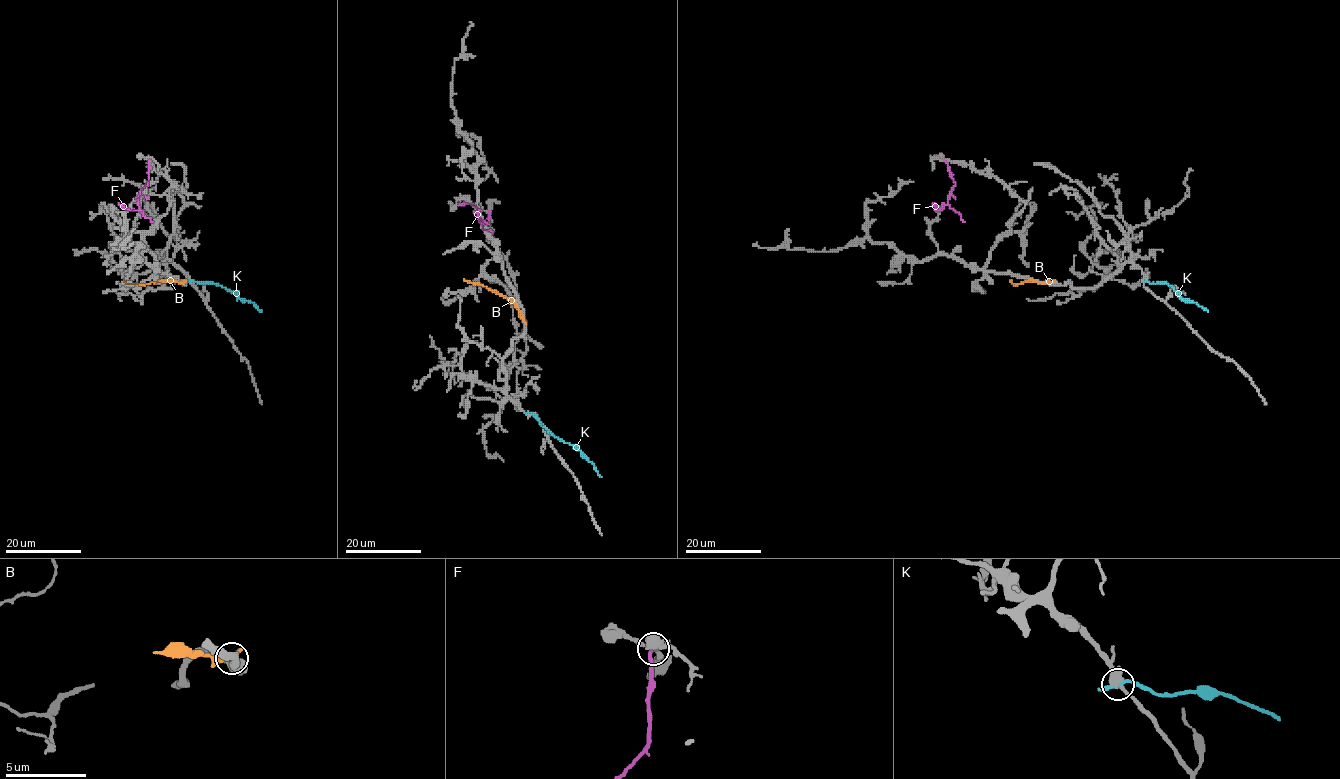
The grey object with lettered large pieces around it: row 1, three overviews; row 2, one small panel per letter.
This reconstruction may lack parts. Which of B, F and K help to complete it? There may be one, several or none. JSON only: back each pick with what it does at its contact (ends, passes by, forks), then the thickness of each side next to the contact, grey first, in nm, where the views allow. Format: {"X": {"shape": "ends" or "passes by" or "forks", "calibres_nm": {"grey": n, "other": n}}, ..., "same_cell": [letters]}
{"same_cell": []}

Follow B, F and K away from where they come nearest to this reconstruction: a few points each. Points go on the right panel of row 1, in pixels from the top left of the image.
B: (1050, 282), (1027, 281), (1016, 285), (1010, 280)
F: (943, 159), (954, 184), (948, 202), (940, 208), (934, 209), (932, 202)
K: (1144, 280), (1166, 282), (1183, 299), (1208, 311)

